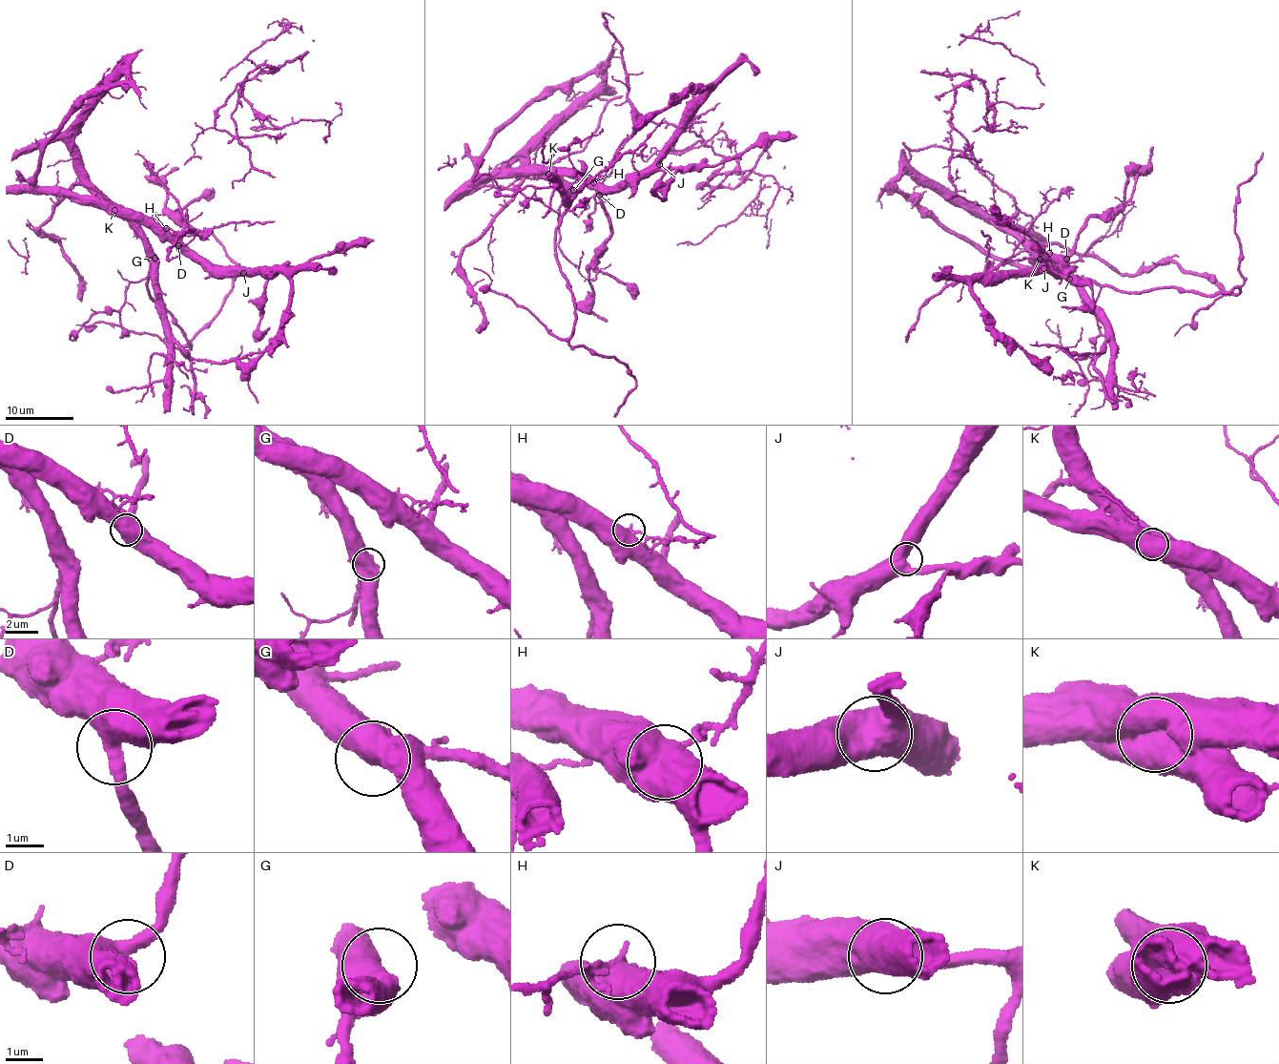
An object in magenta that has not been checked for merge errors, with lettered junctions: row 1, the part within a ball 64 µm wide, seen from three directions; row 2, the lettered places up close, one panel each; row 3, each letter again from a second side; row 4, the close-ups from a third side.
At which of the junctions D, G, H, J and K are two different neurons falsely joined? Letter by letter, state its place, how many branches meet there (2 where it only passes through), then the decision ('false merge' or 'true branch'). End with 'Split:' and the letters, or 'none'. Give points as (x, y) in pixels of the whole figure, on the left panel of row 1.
D: at (178, 245); 2 branches meet; true branch
G: at (154, 258); 1 branches meet; true branch
H: at (166, 228); 2 branches meet; false merge
J: at (243, 273); 2 branches meet; true branch
K: at (114, 210); 1 branches meet; false merge
Split: H, K

